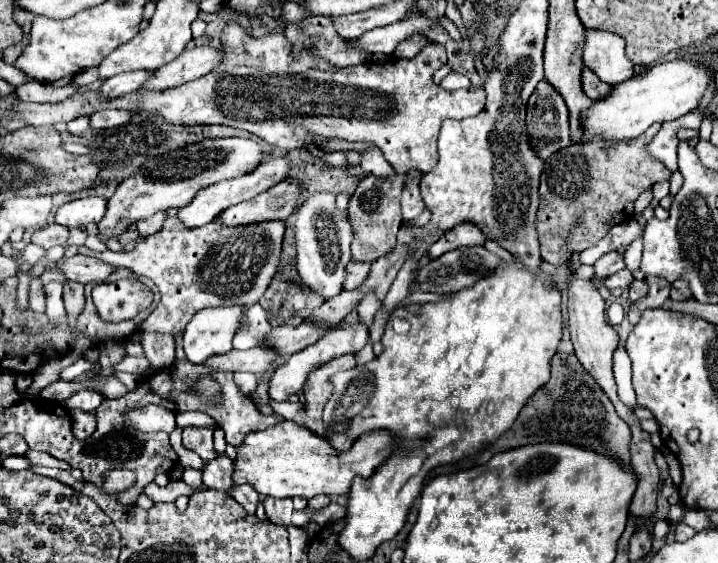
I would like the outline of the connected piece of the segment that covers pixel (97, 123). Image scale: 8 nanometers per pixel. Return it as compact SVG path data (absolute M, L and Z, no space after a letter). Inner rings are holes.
M102 110L102 112L96 112L90 116L90 122L92 122L92 128L98 128L98 130L106 130L106 128L116 128L116 126L122 126L130 120L132 112L128 110Z

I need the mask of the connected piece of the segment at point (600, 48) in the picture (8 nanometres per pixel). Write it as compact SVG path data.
M586 30L584 38L584 66L602 82L616 86L634 76L634 64L624 54L624 38L602 30Z

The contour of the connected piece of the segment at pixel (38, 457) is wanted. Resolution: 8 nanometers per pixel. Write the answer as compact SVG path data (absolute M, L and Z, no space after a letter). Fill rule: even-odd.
M28 450L26 452L26 458L36 464L36 466L48 466L48 468L60 468L60 470L68 470L72 472L72 466L62 462L62 460L56 460L54 456L48 456L46 452L36 452L36 450Z

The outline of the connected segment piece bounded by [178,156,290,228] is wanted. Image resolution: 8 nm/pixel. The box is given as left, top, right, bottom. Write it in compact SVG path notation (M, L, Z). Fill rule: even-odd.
M270 156L266 162L262 162L256 170L240 176L240 178L234 178L234 180L224 180L220 184L212 184L212 188L204 188L202 192L196 194L196 200L192 200L192 204L180 208L180 220L184 222L184 226L204 226L212 220L216 220L226 208L230 206L236 206L244 200L252 200L254 196L266 192L268 188L280 184L284 178L288 178L288 172L290 172L290 160L286 156Z

